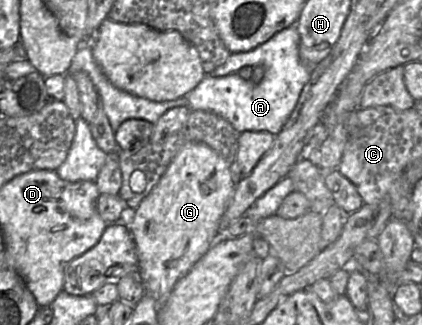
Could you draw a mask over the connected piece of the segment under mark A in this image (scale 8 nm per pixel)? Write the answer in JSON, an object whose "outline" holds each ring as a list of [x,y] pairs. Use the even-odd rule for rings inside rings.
{"outline":[[[290,26],[269,40],[247,52],[231,53],[226,62],[184,95],[191,110],[210,111],[226,119],[241,132],[268,131],[278,135],[293,112],[301,92],[310,80],[312,68],[300,56],[300,35],[296,26]],[[262,65],[265,74],[260,83],[244,80],[237,73],[244,66]]]}

